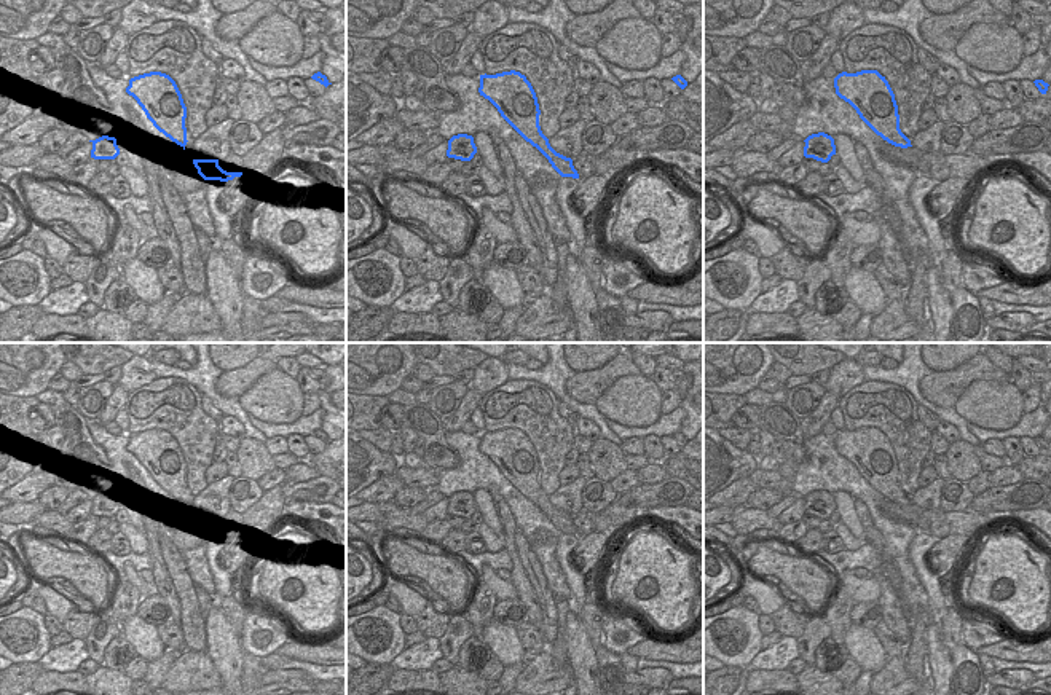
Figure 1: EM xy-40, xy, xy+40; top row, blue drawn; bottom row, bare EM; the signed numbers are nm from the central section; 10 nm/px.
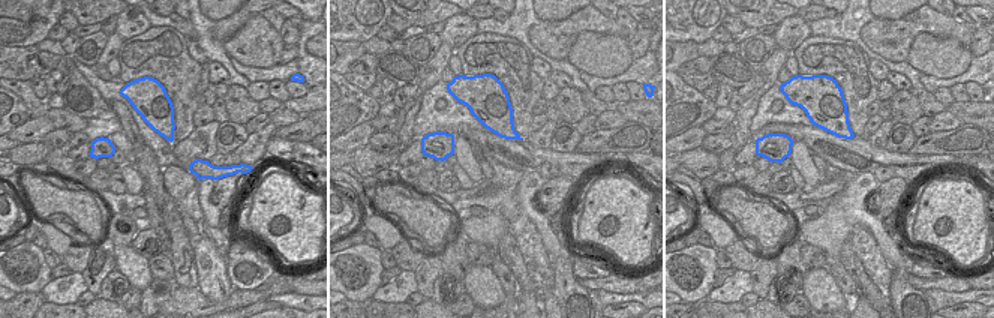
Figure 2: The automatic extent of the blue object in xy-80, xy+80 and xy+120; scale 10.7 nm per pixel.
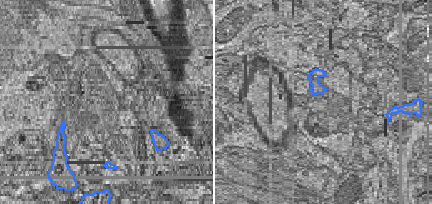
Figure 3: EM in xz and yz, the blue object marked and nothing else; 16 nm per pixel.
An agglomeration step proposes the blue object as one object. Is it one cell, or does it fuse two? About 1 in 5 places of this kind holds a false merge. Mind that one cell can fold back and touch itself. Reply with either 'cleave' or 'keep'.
keep

